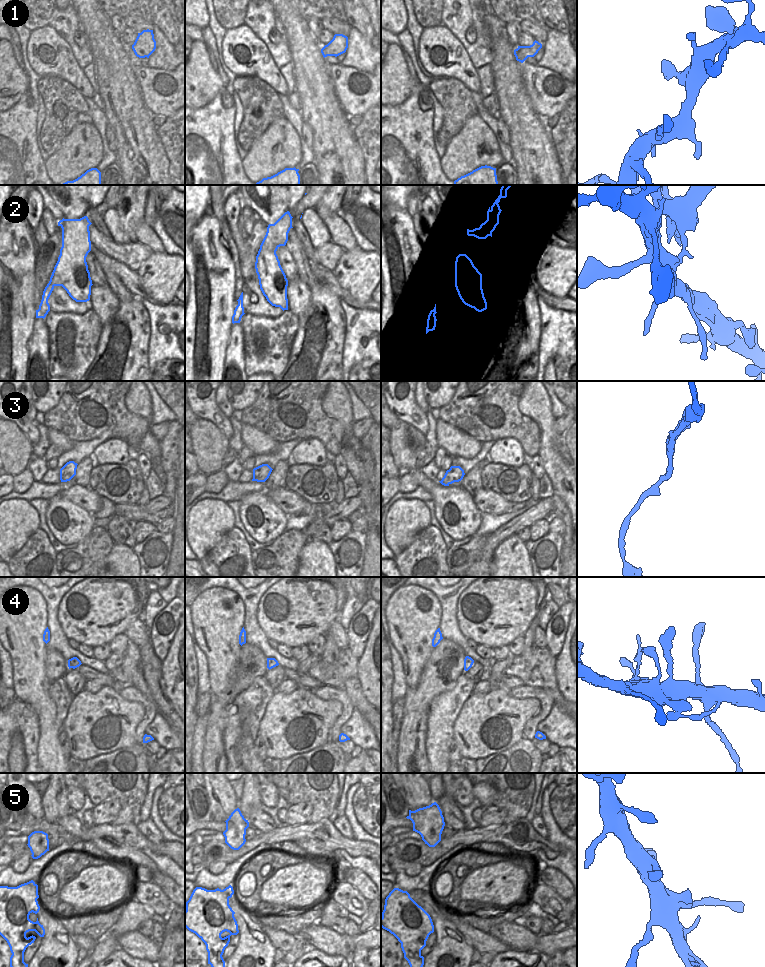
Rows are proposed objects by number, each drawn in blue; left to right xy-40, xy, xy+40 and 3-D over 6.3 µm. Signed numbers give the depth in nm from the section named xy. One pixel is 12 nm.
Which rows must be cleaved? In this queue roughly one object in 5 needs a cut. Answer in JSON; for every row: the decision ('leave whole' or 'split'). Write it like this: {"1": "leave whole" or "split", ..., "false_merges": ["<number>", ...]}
{"1": "leave whole", "2": "split", "3": "leave whole", "4": "leave whole", "5": "leave whole", "false_merges": ["2"]}

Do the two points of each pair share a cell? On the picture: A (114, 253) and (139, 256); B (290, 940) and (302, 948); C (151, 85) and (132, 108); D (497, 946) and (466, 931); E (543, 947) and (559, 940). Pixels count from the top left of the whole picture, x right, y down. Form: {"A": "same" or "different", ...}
{"A": "same", "B": "different", "C": "different", "D": "same", "E": "same"}

